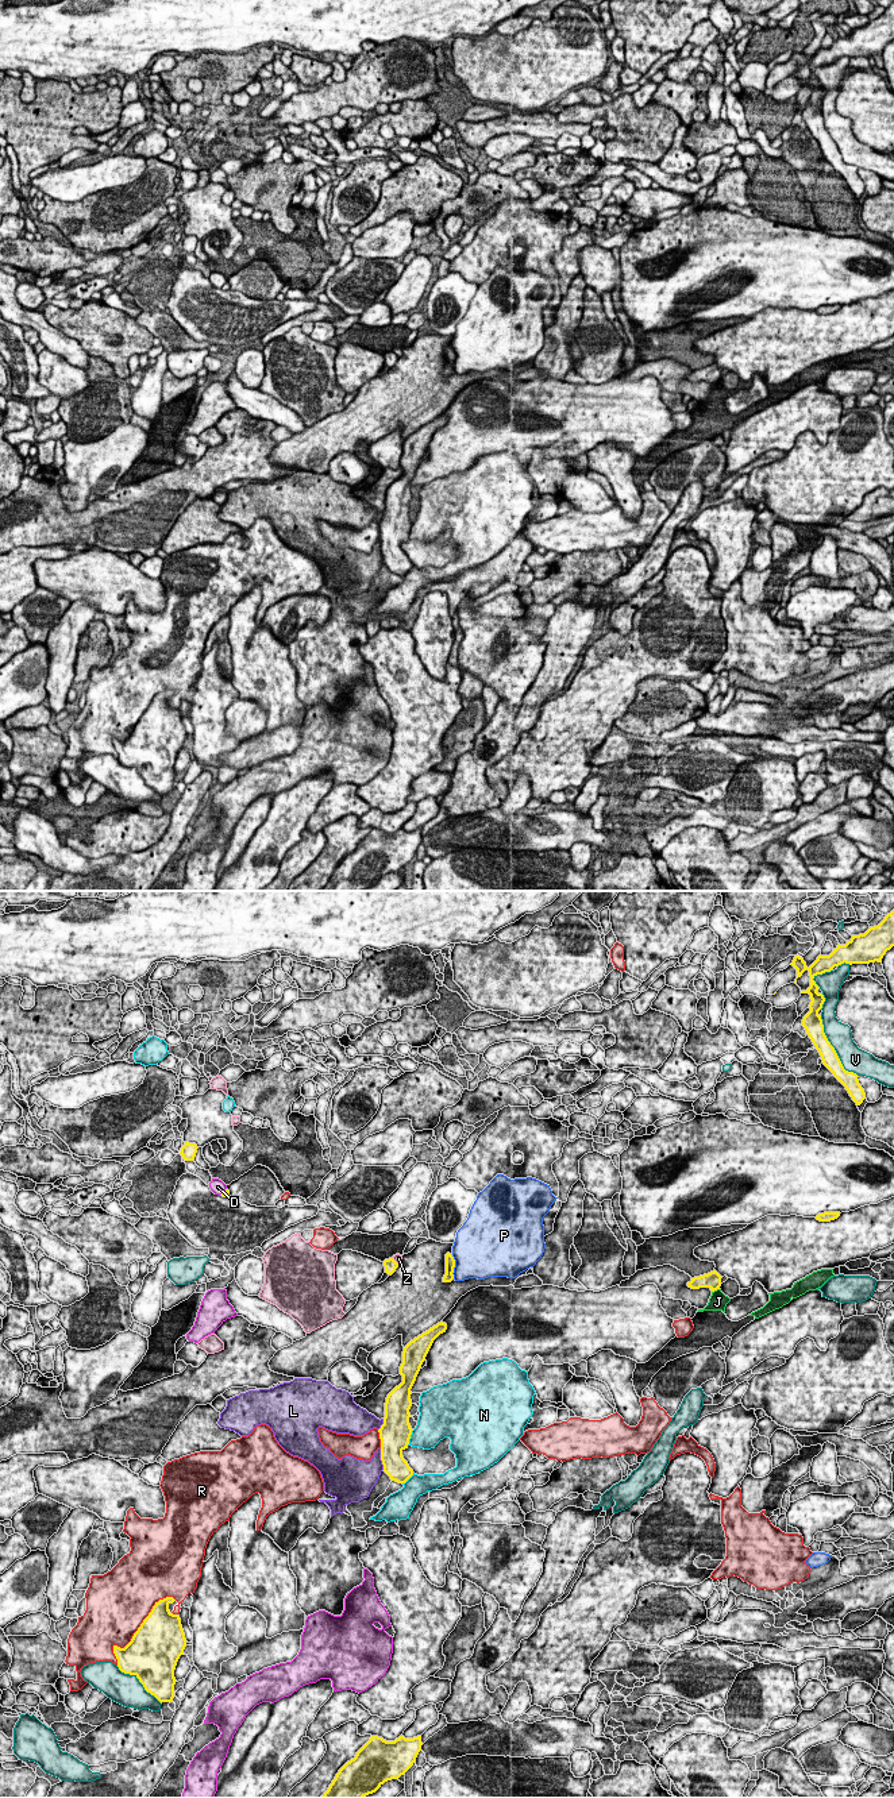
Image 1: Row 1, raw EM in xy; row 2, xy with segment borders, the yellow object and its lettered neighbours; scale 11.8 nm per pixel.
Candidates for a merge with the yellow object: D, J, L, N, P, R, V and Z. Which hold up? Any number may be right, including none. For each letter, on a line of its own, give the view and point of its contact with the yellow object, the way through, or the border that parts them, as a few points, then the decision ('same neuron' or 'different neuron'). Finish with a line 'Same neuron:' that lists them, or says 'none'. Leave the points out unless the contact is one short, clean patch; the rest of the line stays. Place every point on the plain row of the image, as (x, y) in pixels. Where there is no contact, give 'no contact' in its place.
D: meets yellow in xy at (224, 284); different neuron
J: meets yellow in xy at (715, 382); border along xy (719, 381), (712, 385); different neuron
L: meets yellow in xy at (381, 552); different neuron
N: meets yellow in xy at (409, 531); different neuron
P: meets yellow in xy at (454, 359); different neuron
R: meets yellow in xy at (138, 722); different neuron
V: meets yellow in xy at (833, 142); different neuron
Z: meets yellow in xy at (395, 354); different neuron
Same neuron: none

